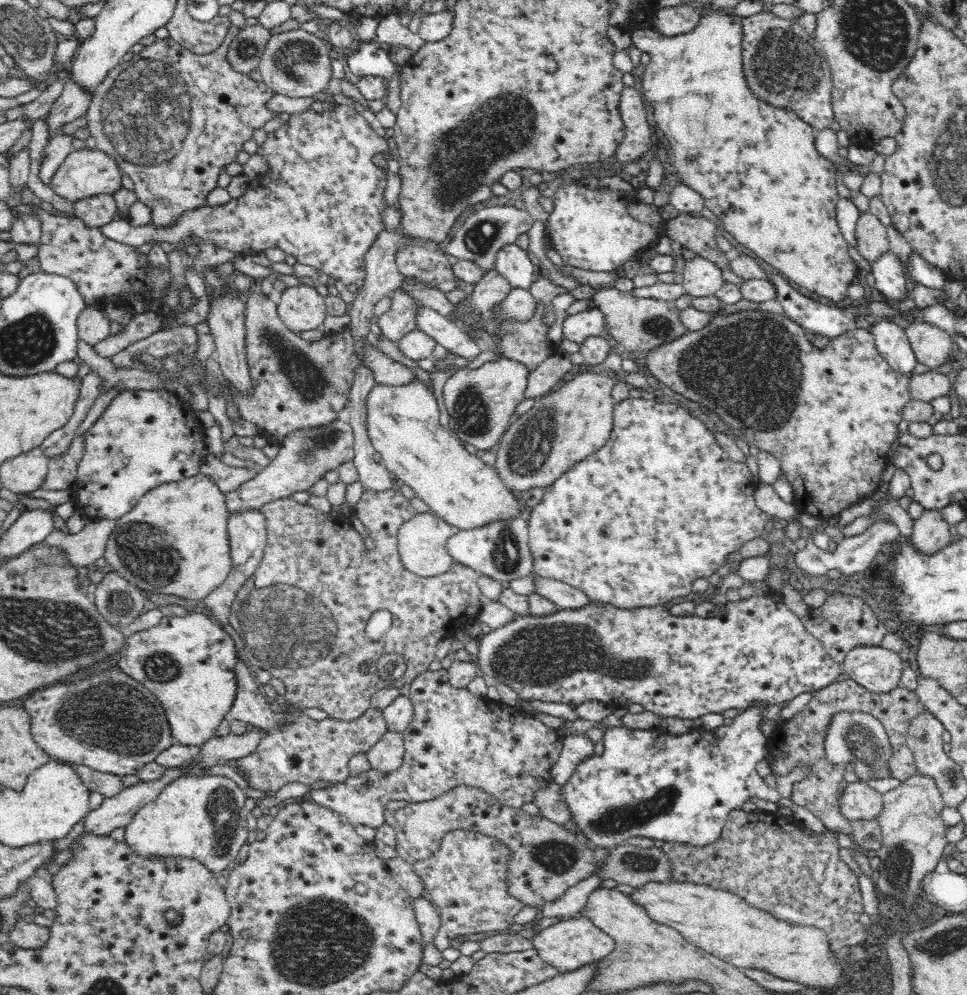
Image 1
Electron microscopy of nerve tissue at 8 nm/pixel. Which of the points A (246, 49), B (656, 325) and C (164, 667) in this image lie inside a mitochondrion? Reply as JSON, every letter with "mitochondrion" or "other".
{"A":"mitochondrion","B":"mitochondrion","C":"mitochondrion"}

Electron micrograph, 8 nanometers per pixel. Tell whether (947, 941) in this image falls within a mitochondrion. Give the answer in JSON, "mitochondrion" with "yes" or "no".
{"mitochondrion":"yes"}

